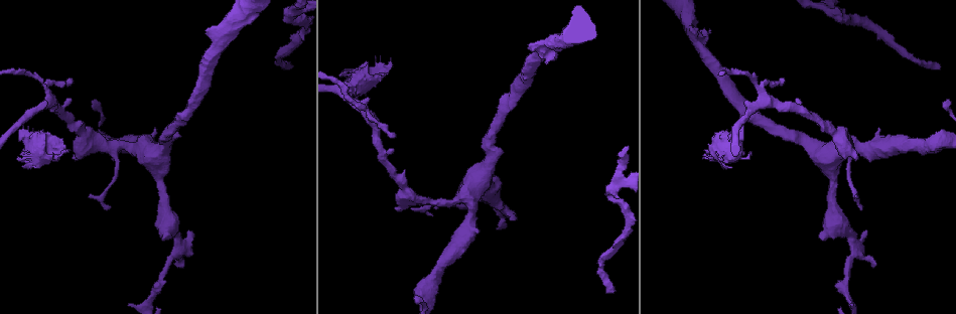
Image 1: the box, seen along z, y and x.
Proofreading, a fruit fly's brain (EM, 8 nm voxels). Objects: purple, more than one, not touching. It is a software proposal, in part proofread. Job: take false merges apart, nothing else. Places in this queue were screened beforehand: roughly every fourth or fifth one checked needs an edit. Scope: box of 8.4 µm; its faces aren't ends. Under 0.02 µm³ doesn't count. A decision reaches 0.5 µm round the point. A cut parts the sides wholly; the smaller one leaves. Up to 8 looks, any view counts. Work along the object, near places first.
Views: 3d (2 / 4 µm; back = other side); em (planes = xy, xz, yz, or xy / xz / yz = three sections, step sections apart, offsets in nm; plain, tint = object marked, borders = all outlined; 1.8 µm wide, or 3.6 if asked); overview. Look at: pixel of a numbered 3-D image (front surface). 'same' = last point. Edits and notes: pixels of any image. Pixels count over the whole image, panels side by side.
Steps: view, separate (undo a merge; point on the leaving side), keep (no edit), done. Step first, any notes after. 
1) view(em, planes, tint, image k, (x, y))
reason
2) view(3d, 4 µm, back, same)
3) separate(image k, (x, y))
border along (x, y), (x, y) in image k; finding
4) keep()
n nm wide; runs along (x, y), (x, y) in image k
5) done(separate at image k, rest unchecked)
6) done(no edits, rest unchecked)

view(em, planes, plain, image 1, (500, 207))
sharp bend

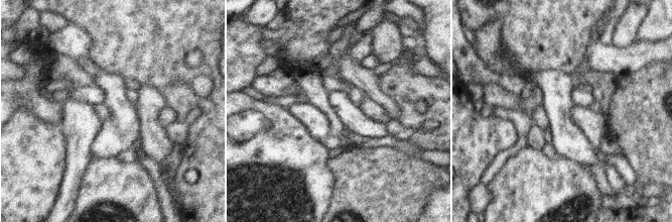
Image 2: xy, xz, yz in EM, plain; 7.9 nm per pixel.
view(em, planes, tint, same)
where the object lies

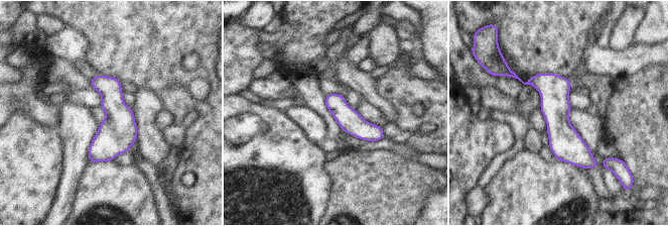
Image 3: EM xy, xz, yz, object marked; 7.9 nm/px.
keep()
runs along (531, 80), (592, 164) in image 3; all the same neuron

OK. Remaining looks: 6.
view(em, 3.6 µm, yz, step 4, tint, image 1, (51, 104))
branch point

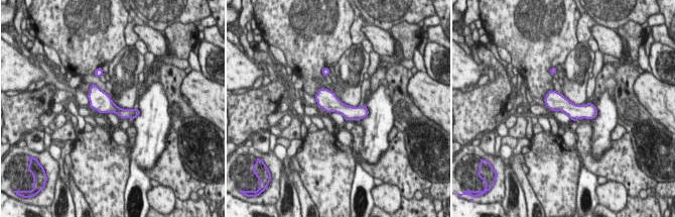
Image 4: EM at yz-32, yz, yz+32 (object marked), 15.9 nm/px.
view(em, 3.6 µm, xz, step 8, tint, same)

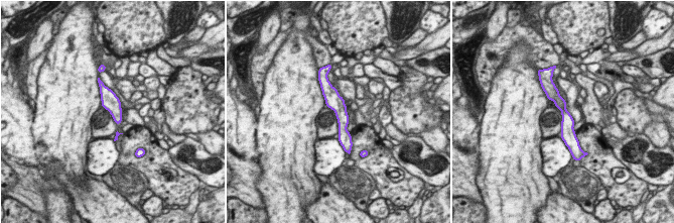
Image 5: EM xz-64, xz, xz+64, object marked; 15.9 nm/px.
keep()
runs along (327, 87), (341, 110), (345, 141) in image 5; all the same neuron

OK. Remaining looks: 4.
view(3d, 4 µm, image 1, (834, 14))

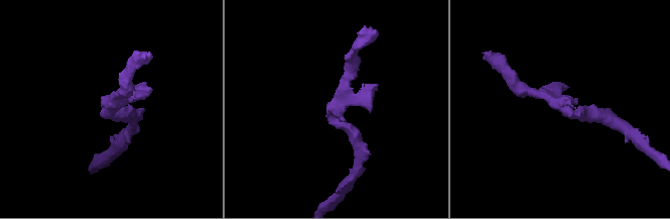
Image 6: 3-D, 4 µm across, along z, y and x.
view(em, planes, tint, image 6, (564, 104))
3 arms; arms of 200, 220, 220 nm; now the EM

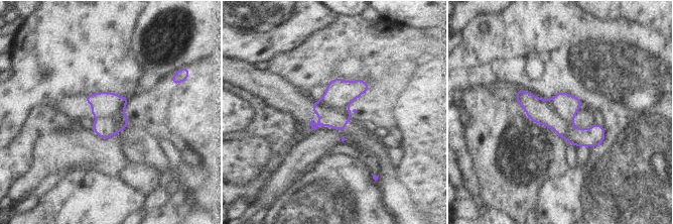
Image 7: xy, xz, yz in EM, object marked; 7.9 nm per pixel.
keep()
runs along (519, 91), (571, 134), (601, 138) in image 7; one neuron here

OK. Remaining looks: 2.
done(no edits, rest unchecked)

